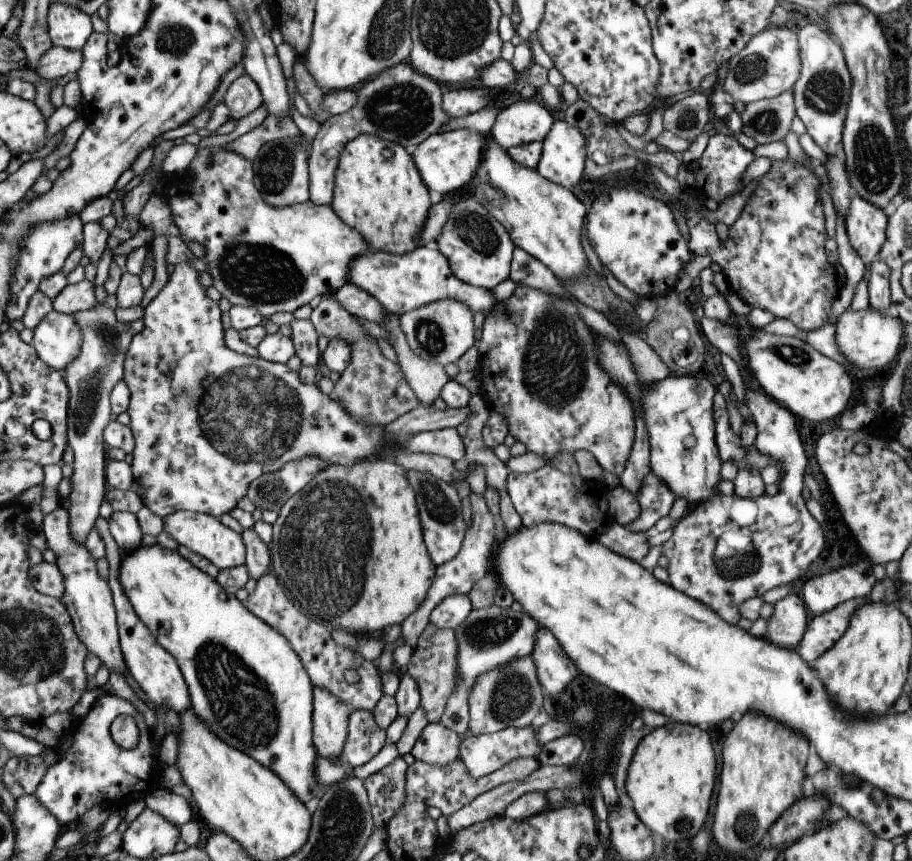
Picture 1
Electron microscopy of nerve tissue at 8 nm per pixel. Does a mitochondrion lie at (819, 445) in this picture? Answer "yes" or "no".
no

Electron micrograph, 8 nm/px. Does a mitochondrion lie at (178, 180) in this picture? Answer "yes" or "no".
no

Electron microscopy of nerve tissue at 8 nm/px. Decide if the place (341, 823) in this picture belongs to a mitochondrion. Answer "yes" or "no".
yes

